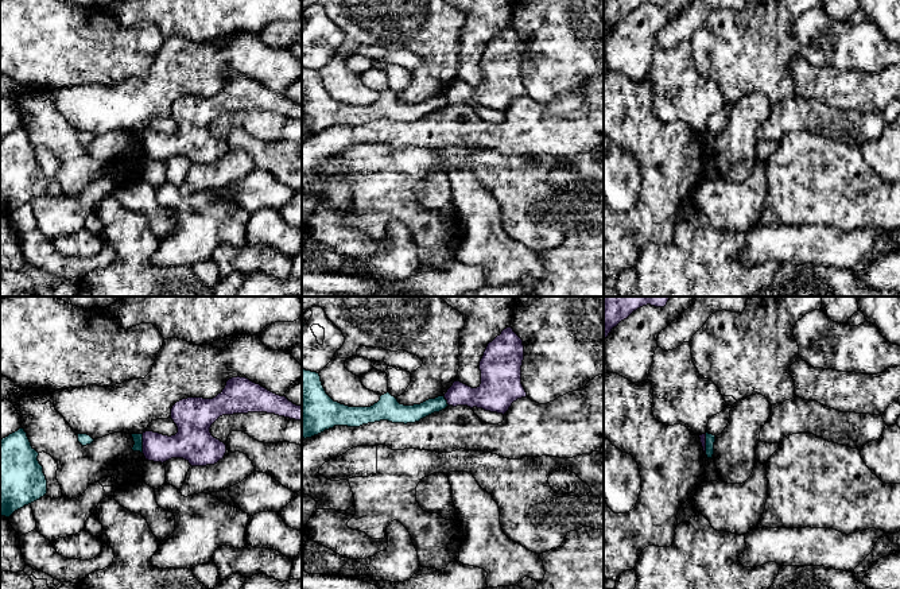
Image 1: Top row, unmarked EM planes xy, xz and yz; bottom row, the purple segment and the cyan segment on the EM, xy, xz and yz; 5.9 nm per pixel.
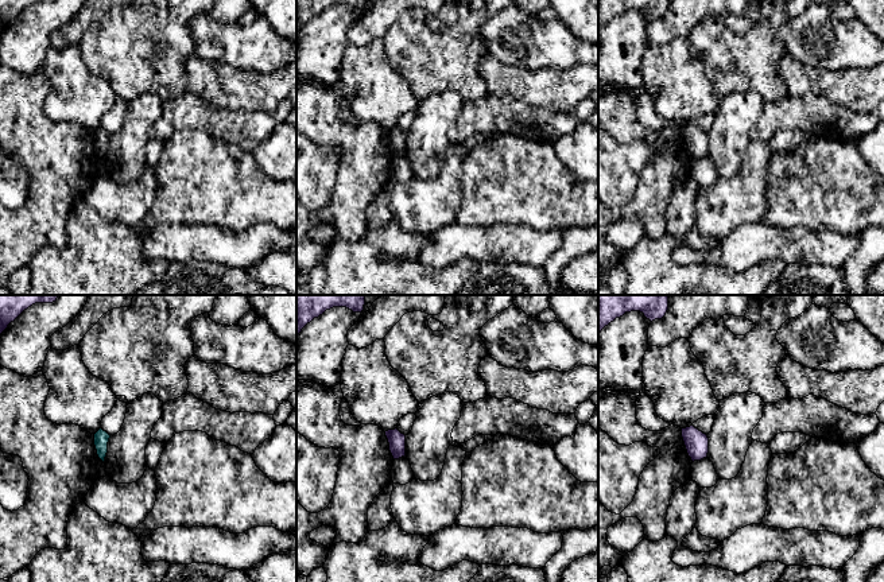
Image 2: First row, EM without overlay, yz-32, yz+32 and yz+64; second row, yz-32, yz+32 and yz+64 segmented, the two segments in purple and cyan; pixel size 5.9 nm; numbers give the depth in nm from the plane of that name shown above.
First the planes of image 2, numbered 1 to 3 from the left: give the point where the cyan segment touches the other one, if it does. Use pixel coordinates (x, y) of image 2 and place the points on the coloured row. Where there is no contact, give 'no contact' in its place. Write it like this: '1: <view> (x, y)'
1: no contact
2: no contact
3: no contact

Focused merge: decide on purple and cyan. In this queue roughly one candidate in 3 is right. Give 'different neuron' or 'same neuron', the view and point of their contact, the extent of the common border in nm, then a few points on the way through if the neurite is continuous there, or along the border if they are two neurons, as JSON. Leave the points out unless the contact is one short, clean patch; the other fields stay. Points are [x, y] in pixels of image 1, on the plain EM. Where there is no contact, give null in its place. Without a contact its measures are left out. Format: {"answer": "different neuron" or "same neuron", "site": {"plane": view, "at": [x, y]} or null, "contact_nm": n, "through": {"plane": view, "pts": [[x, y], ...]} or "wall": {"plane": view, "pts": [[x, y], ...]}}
{"answer": "different neuron", "site": {"plane": "xy", "at": [143, 142]}, "contact_nm": 110, "wall": {"plane": "xy", "pts": [[142, 132], [143, 150]]}}

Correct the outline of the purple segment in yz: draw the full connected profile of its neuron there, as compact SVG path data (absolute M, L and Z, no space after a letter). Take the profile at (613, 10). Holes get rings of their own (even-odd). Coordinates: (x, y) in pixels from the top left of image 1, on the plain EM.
M604 0L604 39L613 26L647 3L664 5L667 0Z

